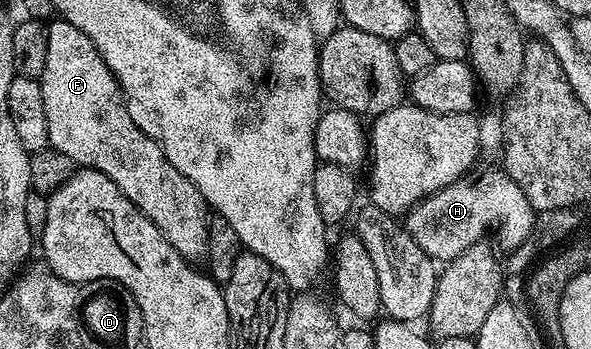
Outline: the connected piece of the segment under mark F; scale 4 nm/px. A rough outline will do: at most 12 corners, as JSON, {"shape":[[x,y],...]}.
{"shape":[[46,24],[50,147],[108,174],[181,256],[205,198],[128,114],[92,38]]}

